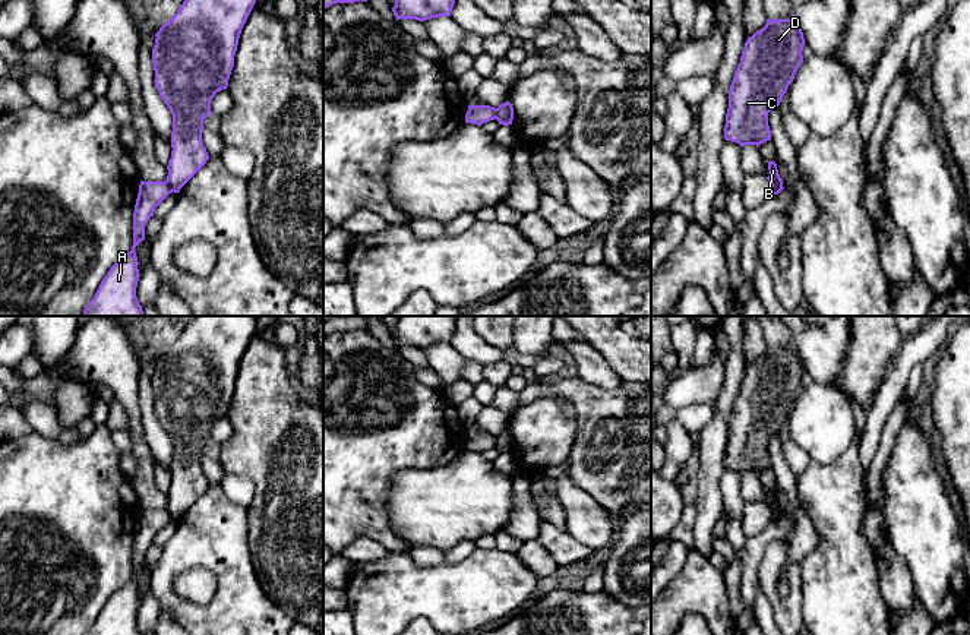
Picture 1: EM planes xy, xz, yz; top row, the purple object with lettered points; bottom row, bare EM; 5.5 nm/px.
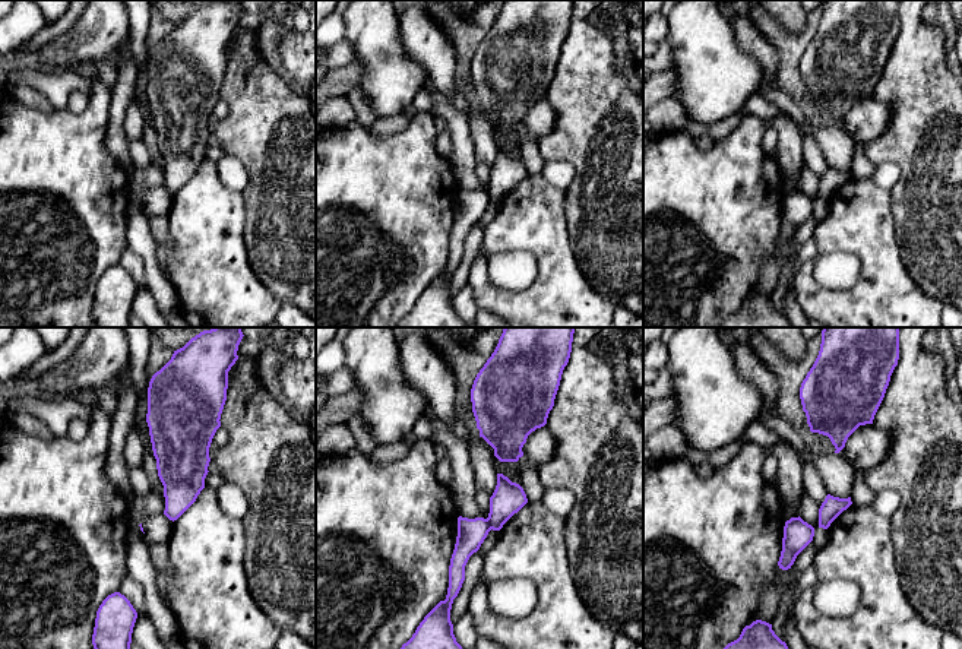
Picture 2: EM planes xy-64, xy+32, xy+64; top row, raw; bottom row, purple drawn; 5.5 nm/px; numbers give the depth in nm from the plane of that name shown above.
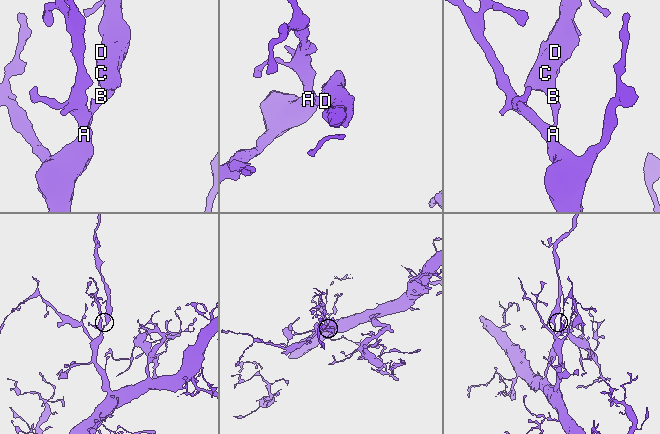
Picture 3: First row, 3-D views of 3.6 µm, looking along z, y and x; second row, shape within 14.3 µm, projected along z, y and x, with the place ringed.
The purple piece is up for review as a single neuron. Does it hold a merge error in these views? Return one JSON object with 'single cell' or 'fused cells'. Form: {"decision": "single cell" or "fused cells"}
{"decision": "fused cells"}

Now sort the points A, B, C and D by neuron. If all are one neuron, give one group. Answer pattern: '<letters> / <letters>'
A / B C D

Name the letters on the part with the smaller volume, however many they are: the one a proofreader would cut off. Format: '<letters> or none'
B, C, D

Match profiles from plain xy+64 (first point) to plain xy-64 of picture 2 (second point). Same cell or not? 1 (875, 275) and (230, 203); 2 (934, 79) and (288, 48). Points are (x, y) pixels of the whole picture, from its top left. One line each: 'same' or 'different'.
1: same
2: different

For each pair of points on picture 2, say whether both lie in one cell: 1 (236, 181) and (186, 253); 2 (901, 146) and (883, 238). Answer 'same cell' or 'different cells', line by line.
1: different cells
2: different cells

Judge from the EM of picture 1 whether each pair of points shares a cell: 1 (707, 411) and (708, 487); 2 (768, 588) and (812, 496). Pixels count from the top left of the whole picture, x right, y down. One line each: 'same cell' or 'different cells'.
1: different cells
2: different cells

